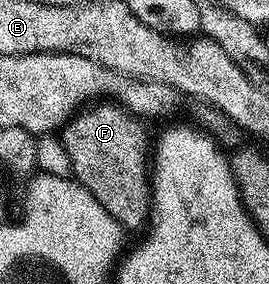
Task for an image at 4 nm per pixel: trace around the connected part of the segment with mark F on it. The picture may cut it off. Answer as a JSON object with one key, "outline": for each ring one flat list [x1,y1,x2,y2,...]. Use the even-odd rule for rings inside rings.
{"outline":[[105,101,74,115,60,132,72,178,82,183,126,232,144,228,151,215,151,187,147,182,151,139,149,143,141,123,126,108]]}

